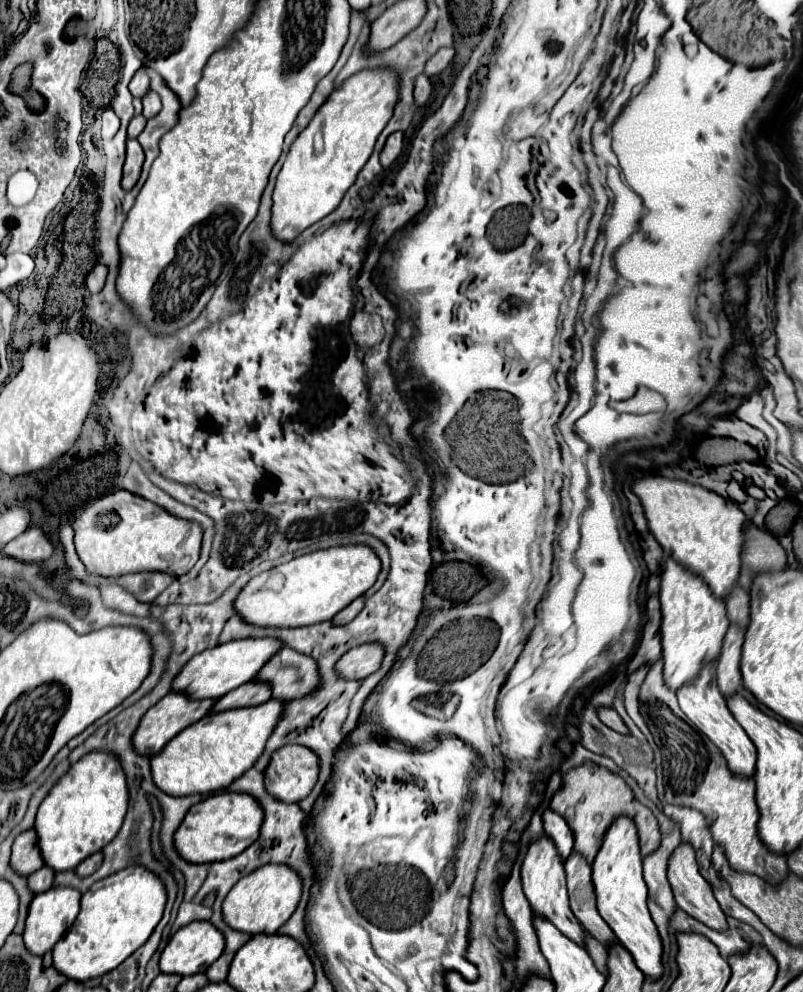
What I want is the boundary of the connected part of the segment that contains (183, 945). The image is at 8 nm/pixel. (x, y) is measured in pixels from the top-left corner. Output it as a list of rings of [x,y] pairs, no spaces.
[[[207,920],[183,926],[161,954],[161,972],[191,976],[205,972],[225,950],[225,936]]]

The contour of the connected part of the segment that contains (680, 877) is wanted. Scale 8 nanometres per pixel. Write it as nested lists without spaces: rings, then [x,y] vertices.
[[[685,842],[675,850],[675,854],[673,854],[671,860],[669,860],[669,882],[671,882],[673,894],[675,894],[675,902],[677,902],[677,906],[679,906],[683,912],[687,912],[691,918],[699,920],[701,924],[709,926],[709,928],[715,930],[715,932],[725,932],[725,930],[729,928],[727,916],[723,914],[721,906],[717,904],[717,900],[715,900],[715,896],[713,896],[713,892],[711,892],[711,886],[709,886],[707,880],[699,874],[699,866],[697,866],[697,862],[695,862],[695,852],[693,852],[693,848],[691,848],[689,844],[685,844]]]

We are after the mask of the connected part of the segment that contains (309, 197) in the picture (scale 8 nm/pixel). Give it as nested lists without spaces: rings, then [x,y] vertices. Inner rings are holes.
[[[379,66],[373,70],[371,68],[359,70],[329,94],[325,104],[317,110],[313,120],[307,124],[307,128],[293,140],[293,144],[285,156],[285,164],[277,176],[277,184],[275,184],[275,192],[273,192],[271,228],[279,240],[291,242],[299,232],[303,232],[305,228],[309,228],[311,224],[315,224],[317,220],[321,220],[323,216],[327,216],[329,212],[333,212],[339,206],[343,194],[351,188],[357,174],[361,172],[361,168],[373,154],[373,146],[375,146],[381,130],[387,126],[387,122],[393,116],[397,98],[399,98],[397,72],[387,66]]]

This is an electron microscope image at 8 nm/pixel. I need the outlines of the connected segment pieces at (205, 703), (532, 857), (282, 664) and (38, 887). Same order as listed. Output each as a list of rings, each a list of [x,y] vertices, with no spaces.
[[[169,692],[161,702],[157,702],[153,708],[149,708],[149,712],[143,716],[143,720],[133,736],[135,750],[143,756],[159,754],[165,748],[165,744],[169,740],[173,740],[179,732],[183,732],[193,722],[199,722],[207,714],[211,714],[215,702],[217,702],[215,698],[213,700],[211,698],[209,700],[195,700],[195,698],[189,698],[185,692]]]
[[[545,836],[545,838],[531,844],[529,854],[527,854],[527,858],[523,862],[523,868],[521,868],[521,878],[523,878],[525,896],[531,902],[533,912],[547,918],[549,922],[553,922],[553,926],[557,926],[557,930],[561,930],[561,934],[565,934],[571,942],[577,942],[577,944],[585,946],[585,932],[583,932],[579,920],[573,916],[573,912],[569,908],[563,860],[561,860],[559,852],[555,850],[555,844],[553,844],[551,838]]]
[[[285,648],[263,666],[255,680],[269,682],[273,686],[273,698],[289,702],[313,694],[321,684],[321,674],[313,658],[299,654],[293,648]]]
[[[43,866],[41,870],[37,870],[37,874],[31,874],[29,876],[29,888],[39,894],[39,892],[45,892],[53,886],[53,880],[55,880],[55,872],[53,868],[49,866]]]

